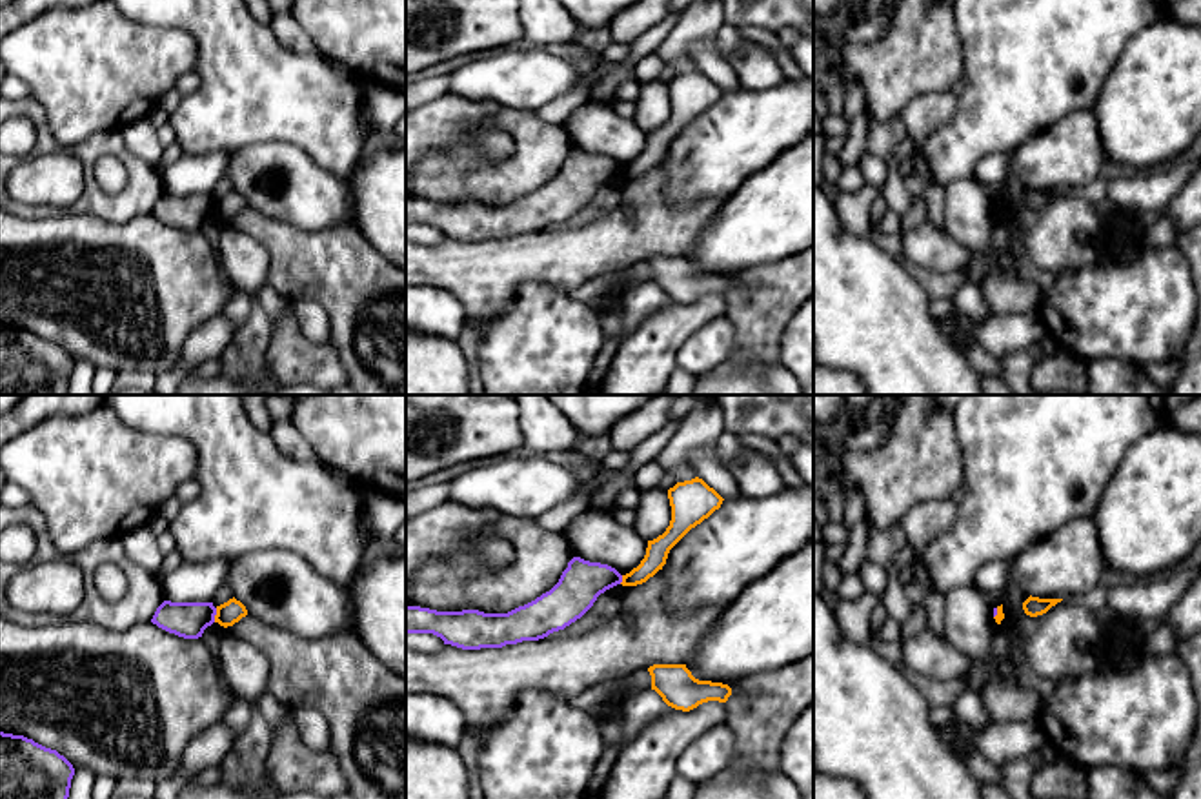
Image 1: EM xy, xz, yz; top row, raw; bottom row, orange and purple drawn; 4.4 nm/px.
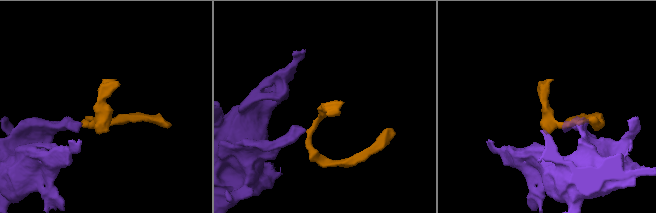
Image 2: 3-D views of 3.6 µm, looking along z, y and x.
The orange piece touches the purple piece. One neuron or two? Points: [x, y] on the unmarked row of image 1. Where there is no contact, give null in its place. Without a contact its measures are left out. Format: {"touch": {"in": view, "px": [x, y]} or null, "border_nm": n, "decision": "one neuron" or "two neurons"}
{"touch": {"in": "xy", "px": [215, 208]}, "border_nm": 70, "decision": "two neurons"}

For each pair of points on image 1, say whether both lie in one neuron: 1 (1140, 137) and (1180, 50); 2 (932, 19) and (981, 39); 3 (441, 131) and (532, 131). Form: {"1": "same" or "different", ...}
{"1": "same", "2": "different", "3": "different"}

